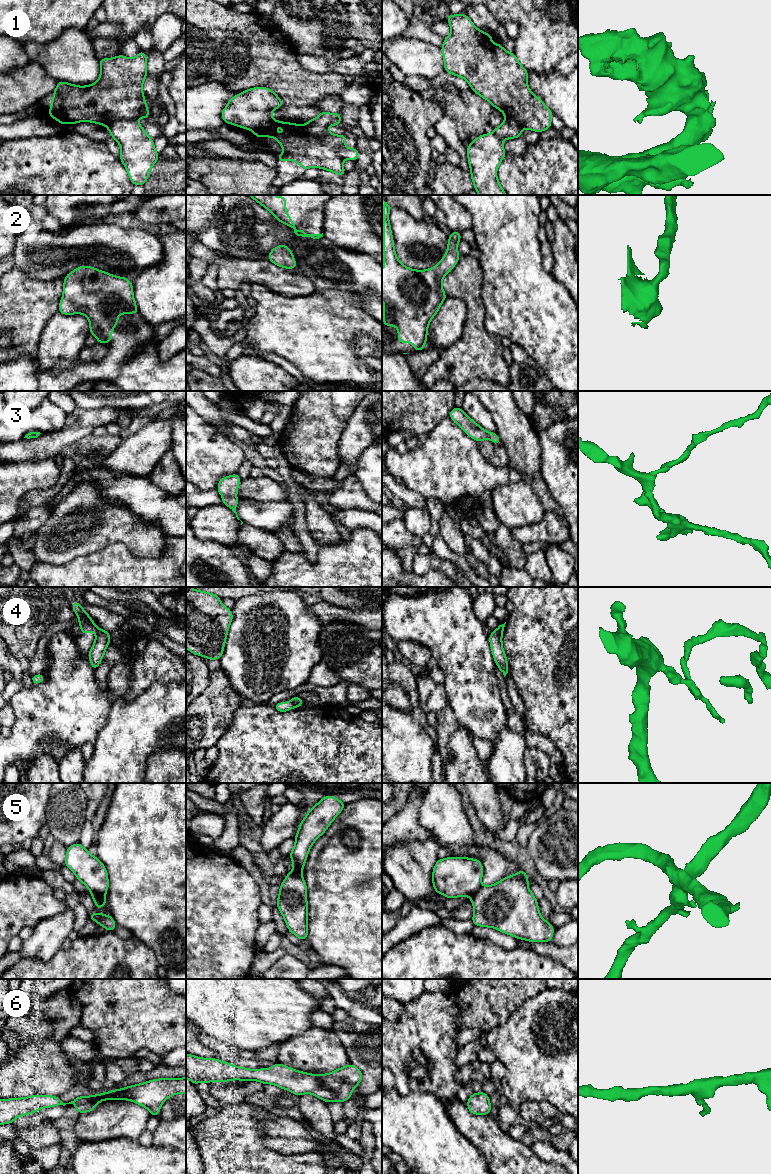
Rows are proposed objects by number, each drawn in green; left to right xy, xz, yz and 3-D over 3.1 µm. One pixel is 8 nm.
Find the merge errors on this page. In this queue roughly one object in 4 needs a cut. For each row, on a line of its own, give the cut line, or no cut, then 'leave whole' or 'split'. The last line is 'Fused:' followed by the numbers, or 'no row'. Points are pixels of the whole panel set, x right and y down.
1: xz (304, 125), (304, 129), (314, 136), (326, 137), (330, 133) | split
2: no cut | leave whole
3: no cut | leave whole
4: xz (290, 700), (295, 706) | split
5: xy (104, 894), (91, 895) | split
6: no cut | leave whole
Fused: 1, 4, 5

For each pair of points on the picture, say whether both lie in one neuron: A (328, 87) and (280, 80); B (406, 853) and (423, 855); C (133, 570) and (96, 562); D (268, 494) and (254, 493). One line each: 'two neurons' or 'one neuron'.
A: one neuron
B: one neuron
C: one neuron
D: one neuron

